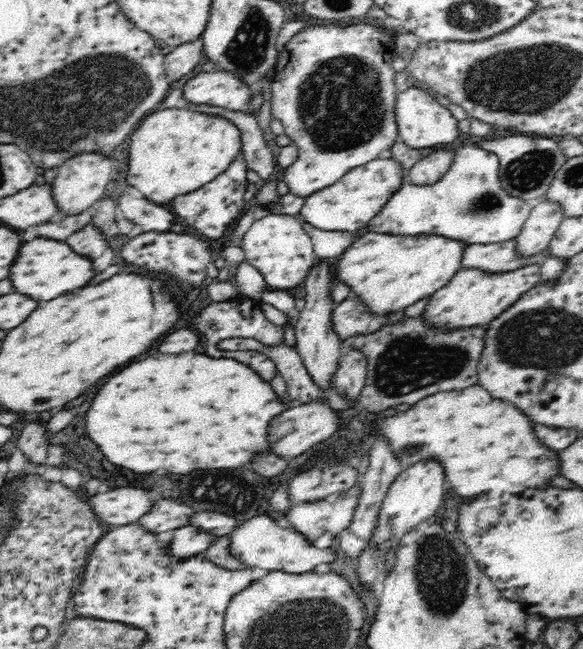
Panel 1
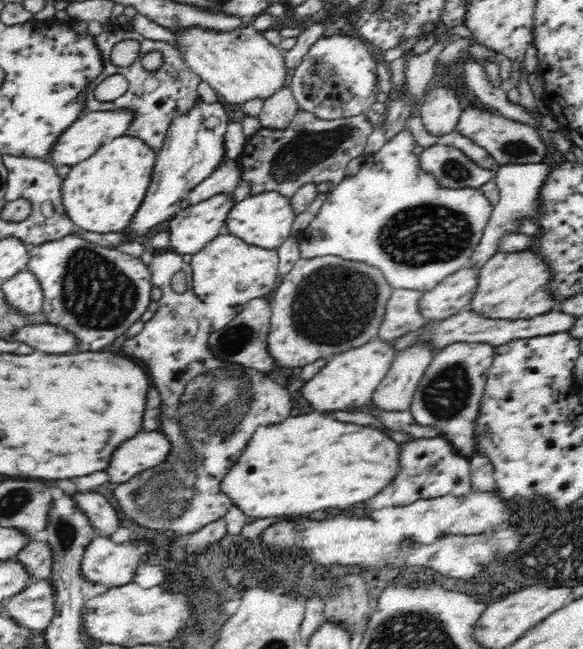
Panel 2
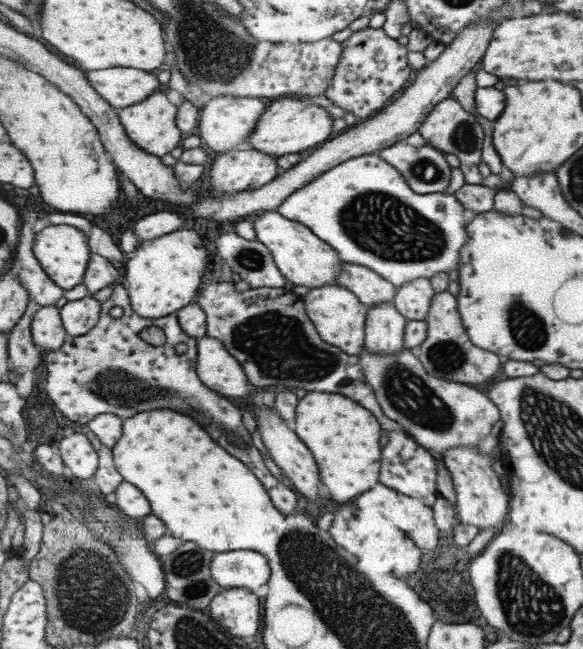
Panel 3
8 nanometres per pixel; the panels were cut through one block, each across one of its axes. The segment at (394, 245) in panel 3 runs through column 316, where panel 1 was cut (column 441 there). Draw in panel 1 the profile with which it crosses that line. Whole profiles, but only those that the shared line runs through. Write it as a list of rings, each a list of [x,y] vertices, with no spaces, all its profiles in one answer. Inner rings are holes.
[[[466,146],[456,152],[450,170],[432,186],[414,186],[407,180],[403,187],[390,199],[382,212],[368,226],[368,233],[392,233],[400,236],[436,233],[454,239],[464,239],[468,244],[505,241],[517,237],[528,220],[533,203],[518,199],[503,189],[500,182],[500,158],[487,149]]]

